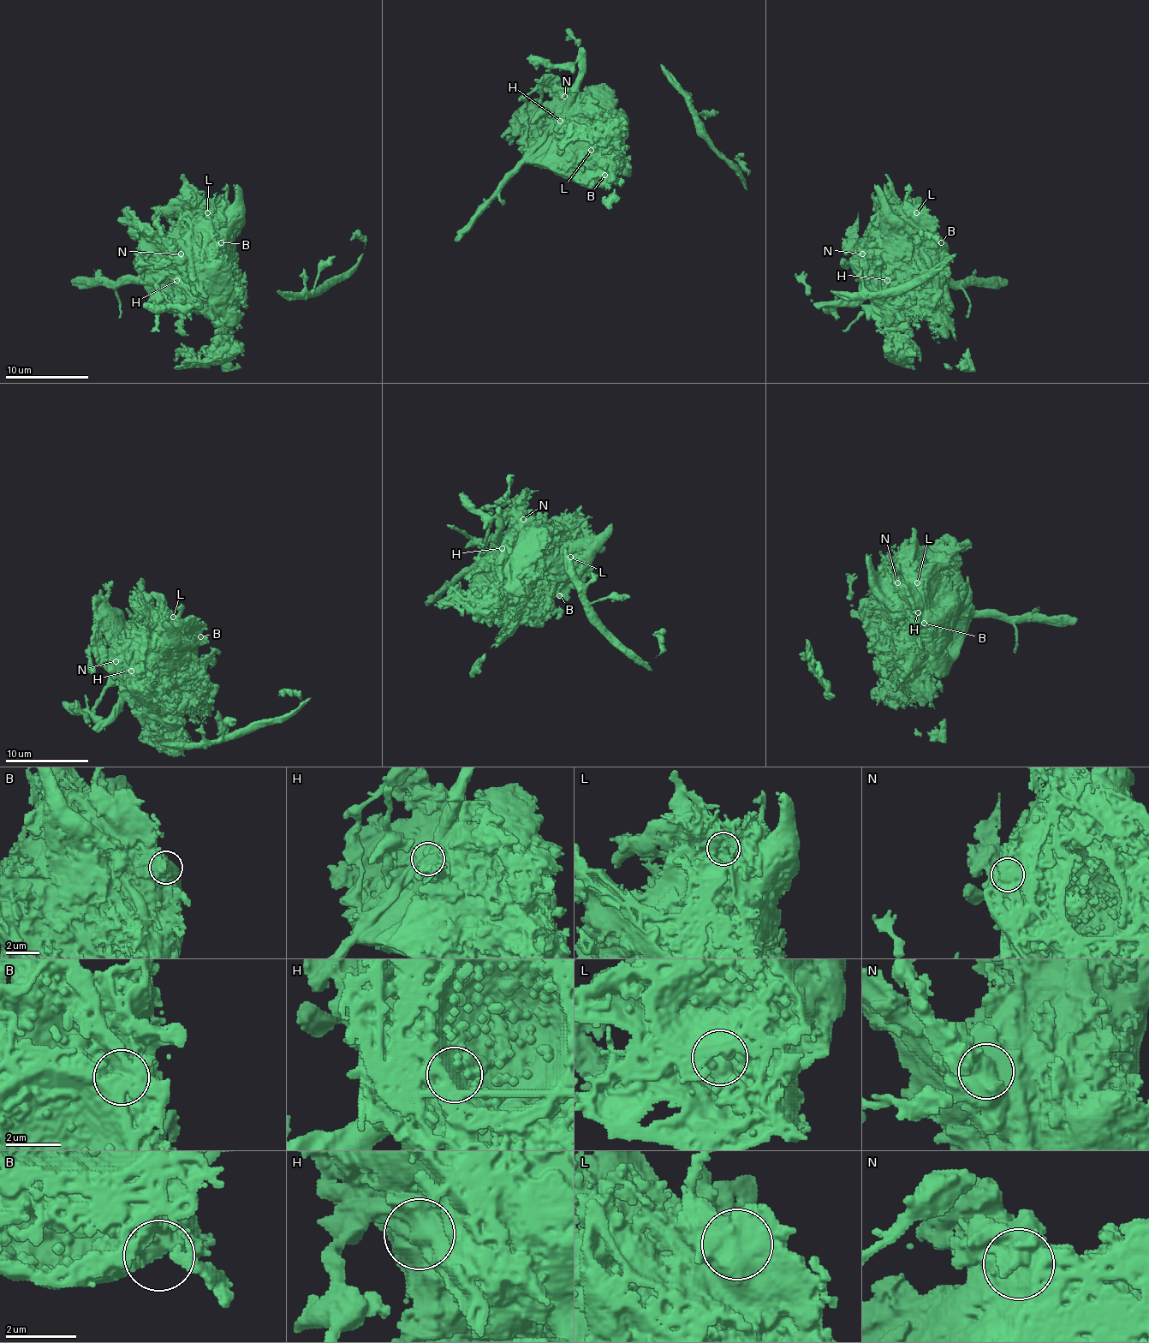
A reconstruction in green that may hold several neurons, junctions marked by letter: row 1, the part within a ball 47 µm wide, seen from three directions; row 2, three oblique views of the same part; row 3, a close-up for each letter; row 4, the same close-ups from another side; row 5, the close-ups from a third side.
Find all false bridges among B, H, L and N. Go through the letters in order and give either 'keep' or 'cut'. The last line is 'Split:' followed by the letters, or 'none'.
B: keep
H: cut
L: keep
N: keep
Split: H

